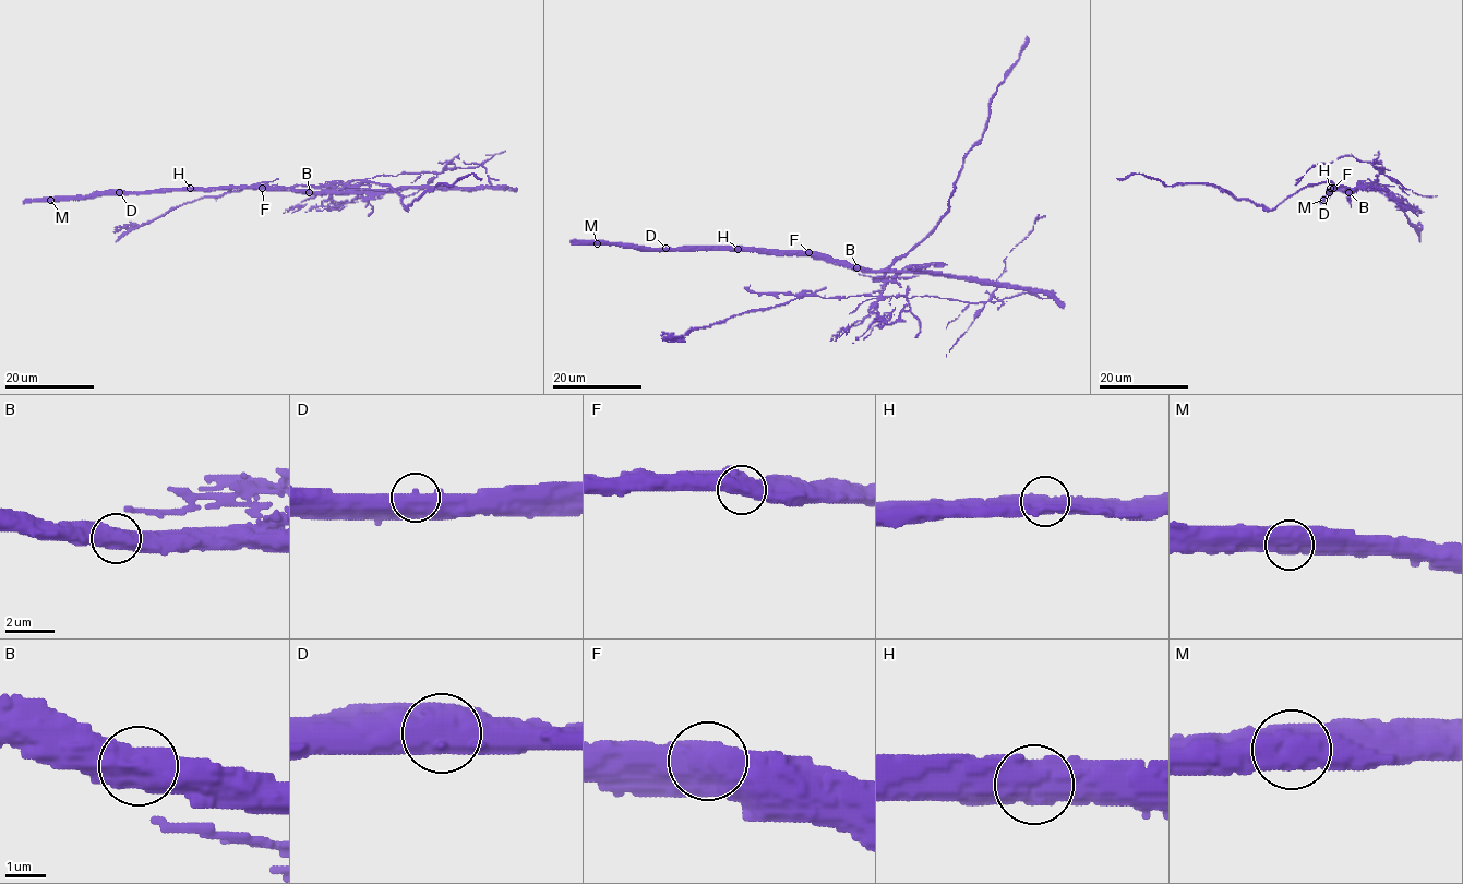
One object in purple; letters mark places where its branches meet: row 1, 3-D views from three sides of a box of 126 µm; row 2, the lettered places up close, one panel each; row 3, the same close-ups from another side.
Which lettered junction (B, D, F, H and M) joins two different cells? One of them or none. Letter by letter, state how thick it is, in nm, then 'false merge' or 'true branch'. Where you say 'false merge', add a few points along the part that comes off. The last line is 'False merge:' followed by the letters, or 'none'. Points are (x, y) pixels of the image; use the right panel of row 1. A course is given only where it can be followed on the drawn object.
B: 600 nm thick; false merge; foreign part runs (1348, 192), (1352, 190), (1343, 186), (1321, 181), (1264, 210), (1208, 183), (1167, 186), (1139, 174), (1116, 178)
D: 600 nm thick; true branch
F: 600 nm thick; true branch
H: 600 nm thick; true branch
M: 600 nm thick; true branch
False merge: B

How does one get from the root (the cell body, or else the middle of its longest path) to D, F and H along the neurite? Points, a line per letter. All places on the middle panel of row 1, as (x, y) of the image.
D: (880, 271), (853, 271), (804, 254), (666, 248)
F: (880, 271), (853, 271), (808, 252)
H: (880, 271), (853, 271), (804, 254), (766, 254), (738, 249)

